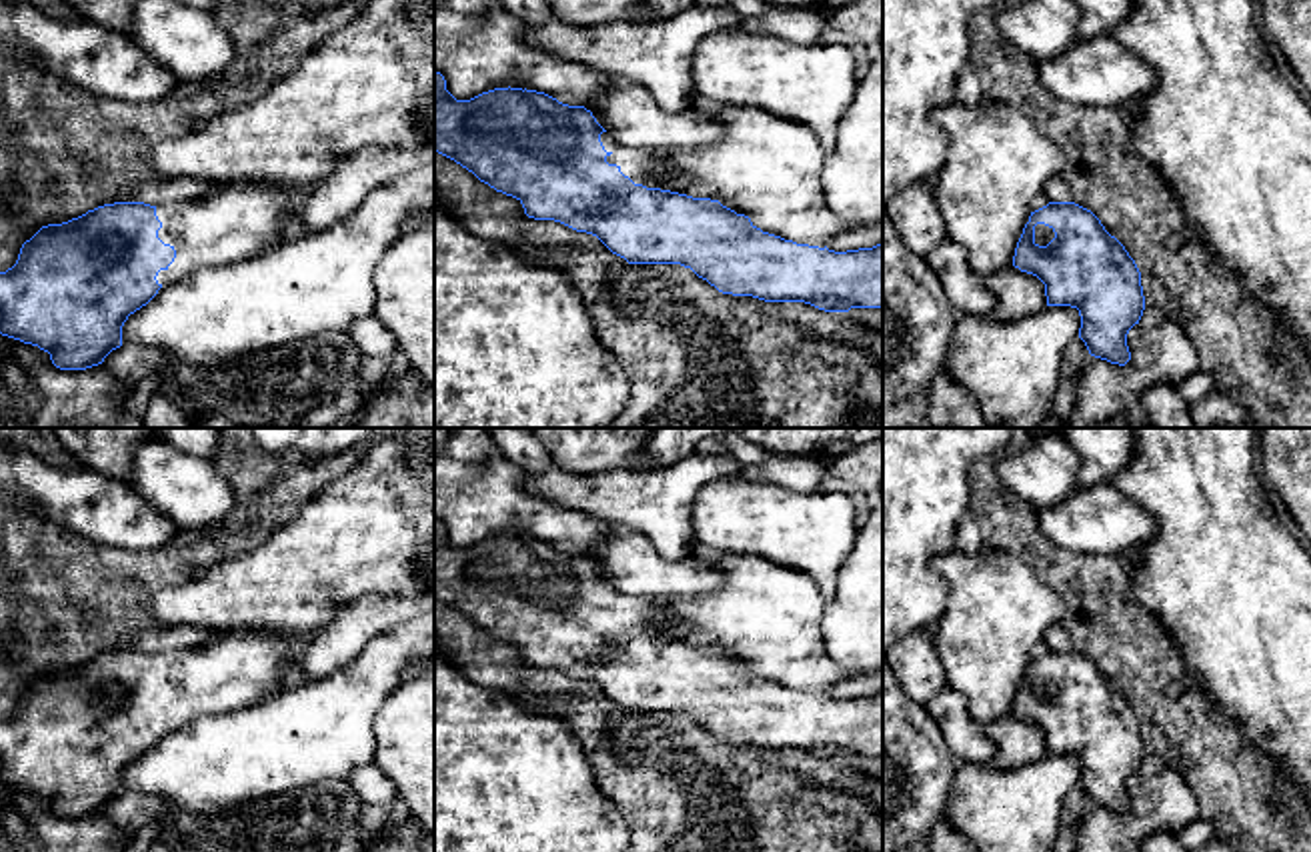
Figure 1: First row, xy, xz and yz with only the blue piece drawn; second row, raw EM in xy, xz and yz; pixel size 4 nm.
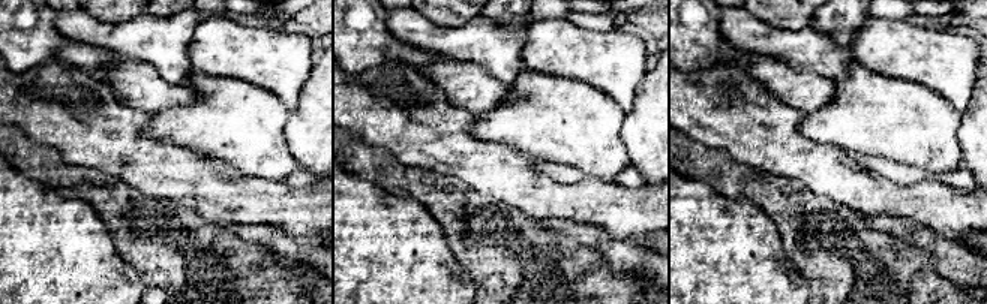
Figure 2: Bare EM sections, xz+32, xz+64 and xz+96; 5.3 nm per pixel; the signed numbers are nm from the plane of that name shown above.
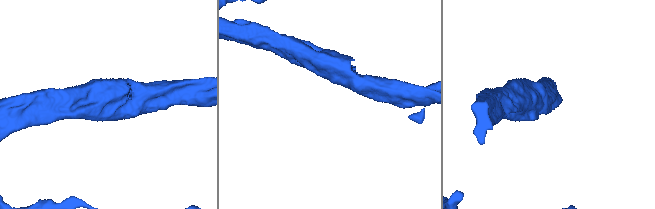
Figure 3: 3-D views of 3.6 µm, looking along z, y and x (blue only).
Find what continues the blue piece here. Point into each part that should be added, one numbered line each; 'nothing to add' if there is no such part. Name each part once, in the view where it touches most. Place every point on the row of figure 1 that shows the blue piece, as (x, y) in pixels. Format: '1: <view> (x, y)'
1: xz (635, 162)

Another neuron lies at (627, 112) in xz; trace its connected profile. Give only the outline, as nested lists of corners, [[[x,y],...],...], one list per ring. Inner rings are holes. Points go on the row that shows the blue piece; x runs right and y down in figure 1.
[[[616,84],[584,106],[622,146],[650,150],[703,150],[725,138],[727,126],[697,104],[665,112],[640,86]]]

